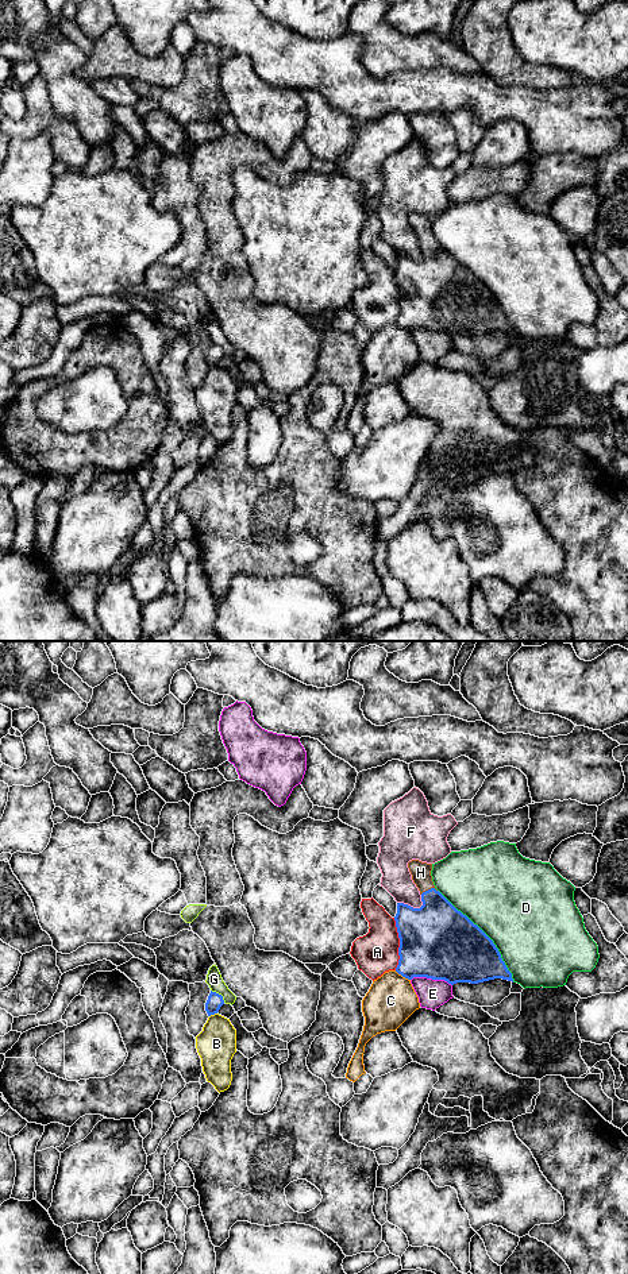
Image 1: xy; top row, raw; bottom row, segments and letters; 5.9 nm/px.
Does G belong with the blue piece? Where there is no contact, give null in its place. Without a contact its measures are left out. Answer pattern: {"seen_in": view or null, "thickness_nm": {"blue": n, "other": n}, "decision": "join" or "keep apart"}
{"seen_in": "xy", "thickness_nm": {"blue": 90, "other": 100}, "decision": "keep apart"}

